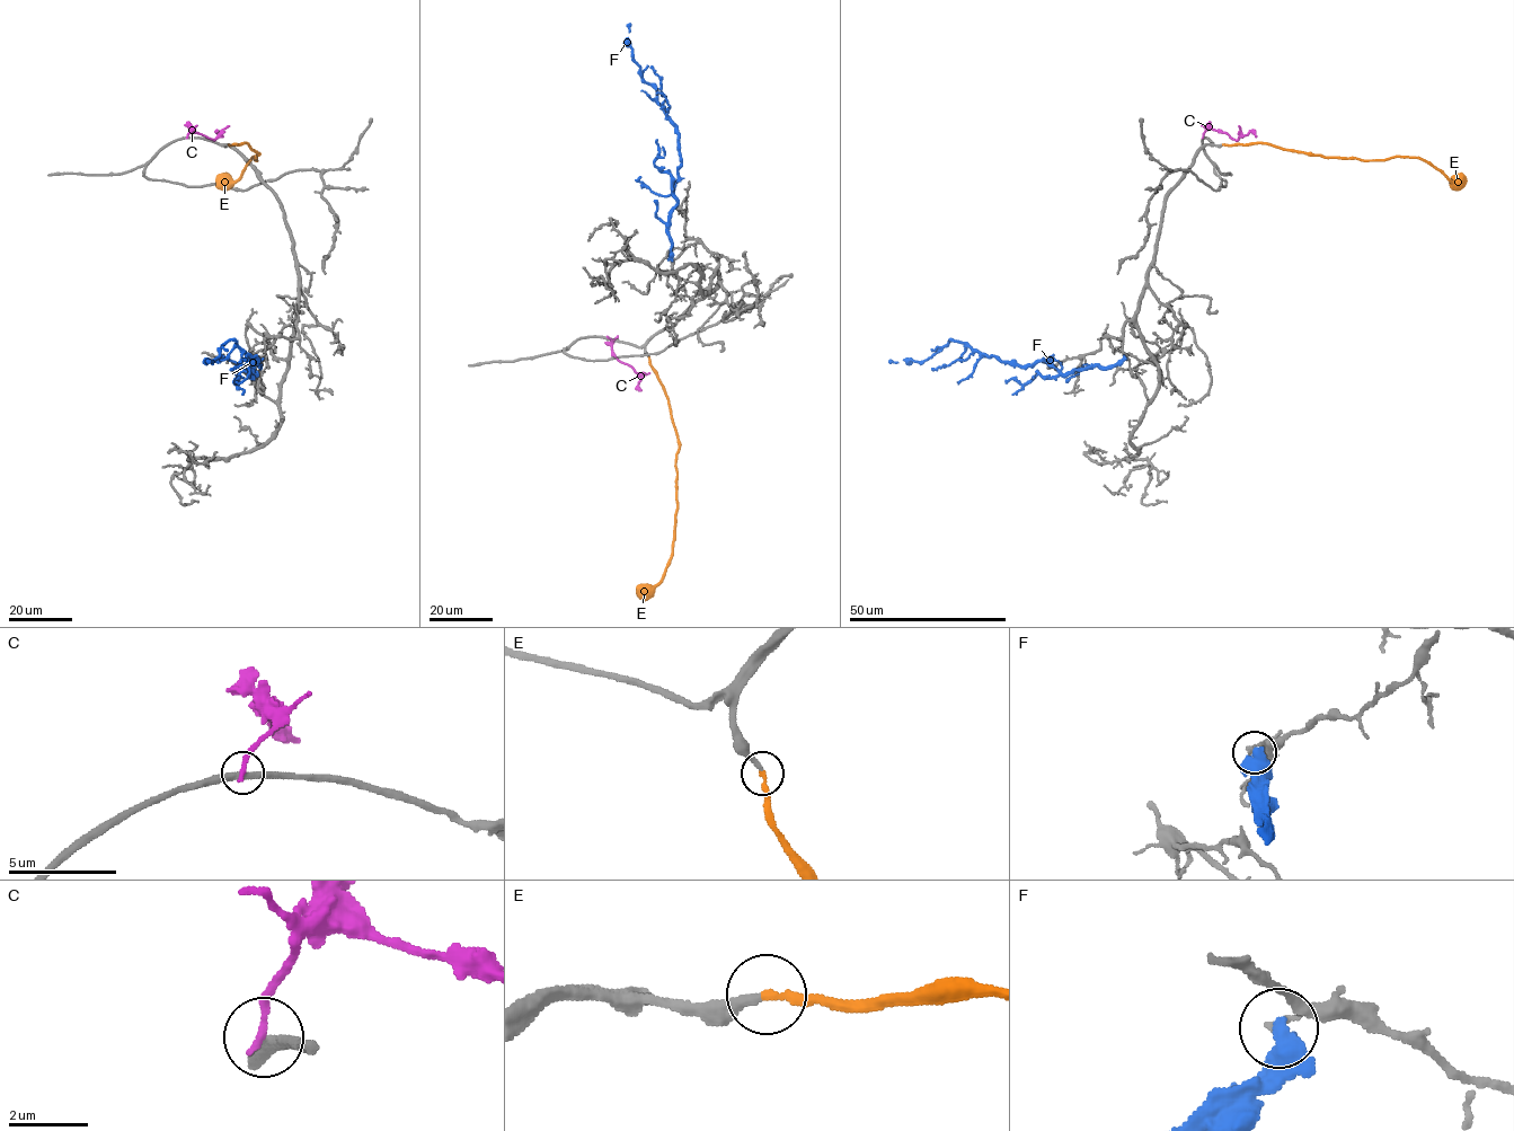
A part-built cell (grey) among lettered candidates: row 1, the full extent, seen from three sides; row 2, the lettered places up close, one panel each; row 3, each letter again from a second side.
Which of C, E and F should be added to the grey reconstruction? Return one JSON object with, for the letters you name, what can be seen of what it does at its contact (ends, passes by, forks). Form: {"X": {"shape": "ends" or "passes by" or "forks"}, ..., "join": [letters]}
{"E": {"shape": "ends"}, "join": ["E"]}

